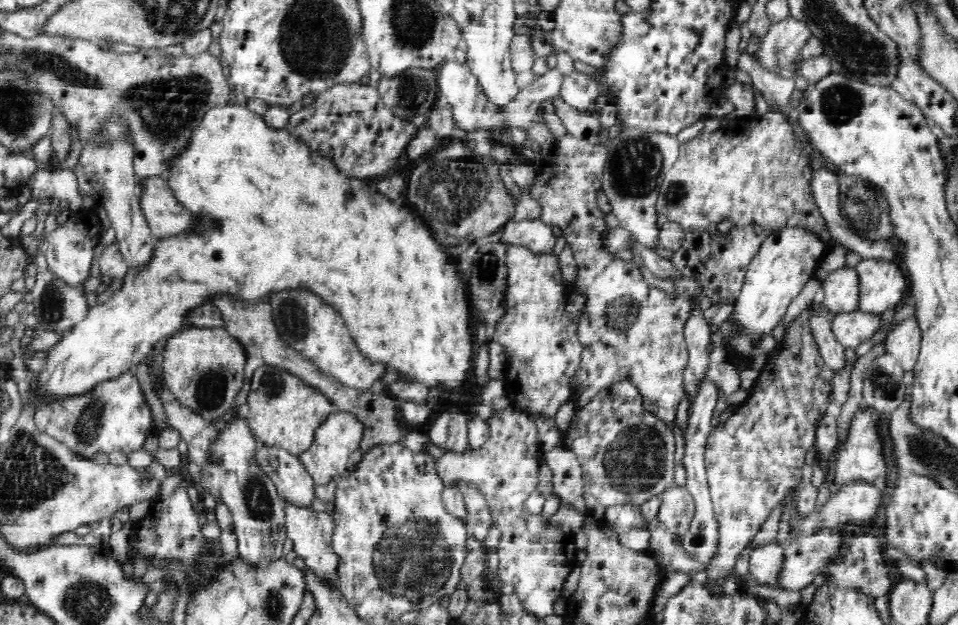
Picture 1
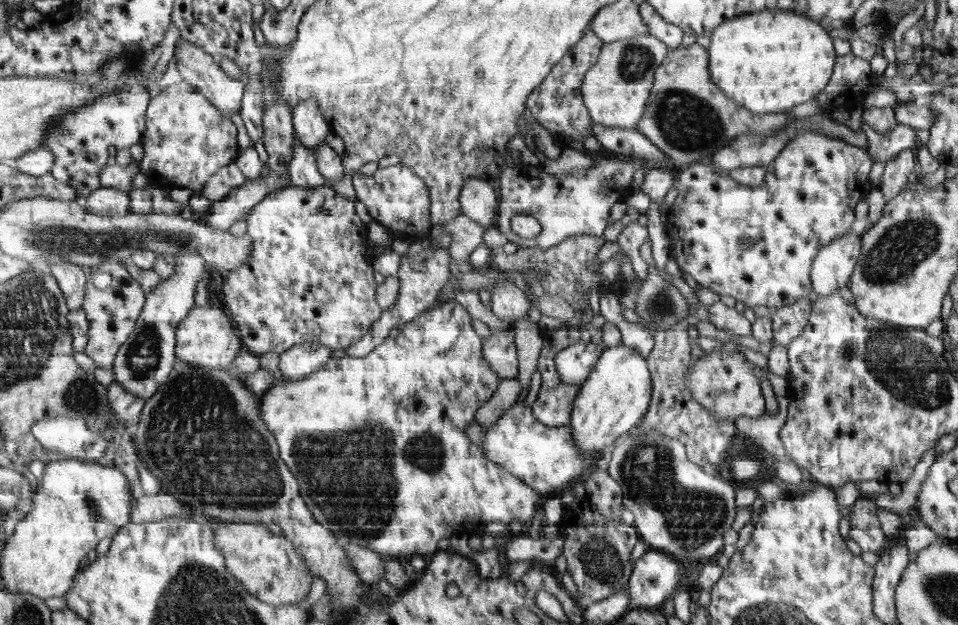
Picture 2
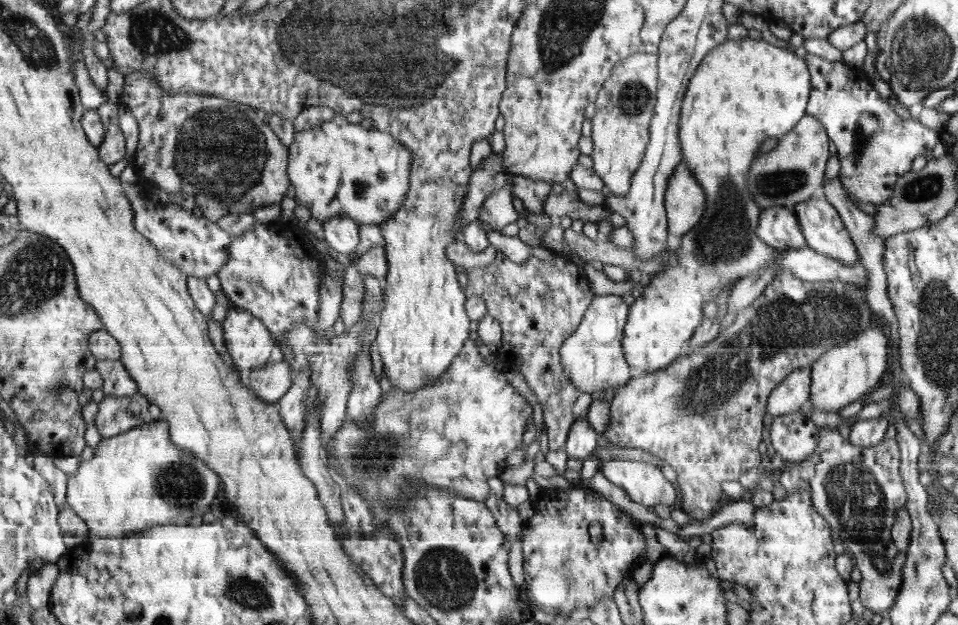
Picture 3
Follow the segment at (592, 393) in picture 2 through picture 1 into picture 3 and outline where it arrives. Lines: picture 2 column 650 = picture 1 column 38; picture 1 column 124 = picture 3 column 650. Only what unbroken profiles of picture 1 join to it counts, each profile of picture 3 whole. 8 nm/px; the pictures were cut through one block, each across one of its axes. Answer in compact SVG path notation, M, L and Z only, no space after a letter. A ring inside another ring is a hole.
M725 40L699 62L683 96L677 138L685 168L693 172L693 178L705 190L707 208L701 222L687 234L679 236L675 262L669 262L669 268L665 268L665 272L655 274L641 290L641 296L629 306L629 324L625 324L623 348L625 360L631 368L635 368L637 374L659 372L677 362L679 354L685 352L685 344L693 340L693 332L697 332L697 328L701 328L701 320L705 320L701 310L703 304L715 304L715 300L721 296L721 290L731 286L733 280L755 276L755 272L763 272L765 268L775 268L775 276L783 276L785 272L789 272L793 274L793 278L813 284L841 282L849 284L851 288L867 288L867 270L861 266L859 260L855 262L855 266L843 266L843 262L835 262L827 256L821 256L807 246L783 254L757 236L757 224L761 220L761 214L757 208L759 204L753 200L747 184L749 168L755 162L755 144L761 144L765 138L783 138L787 132L791 132L803 118L803 110L807 110L803 106L805 102L809 102L811 90L813 88L809 64L803 62L803 58L799 58L797 54L771 46L763 40Z

